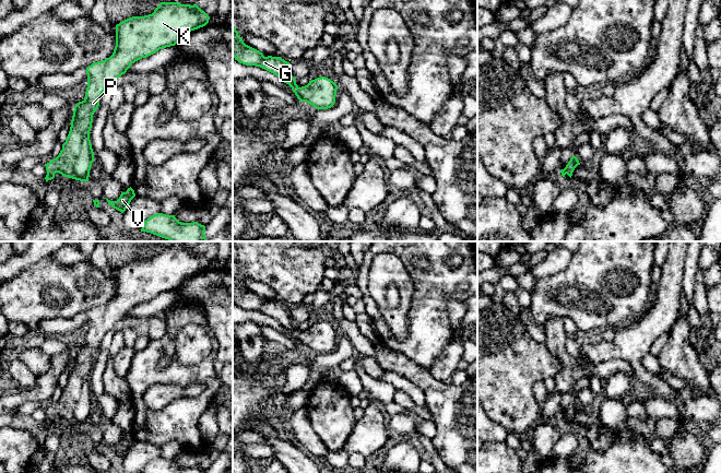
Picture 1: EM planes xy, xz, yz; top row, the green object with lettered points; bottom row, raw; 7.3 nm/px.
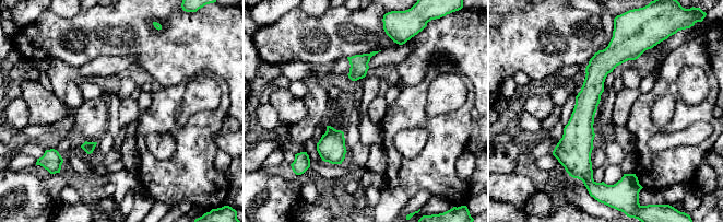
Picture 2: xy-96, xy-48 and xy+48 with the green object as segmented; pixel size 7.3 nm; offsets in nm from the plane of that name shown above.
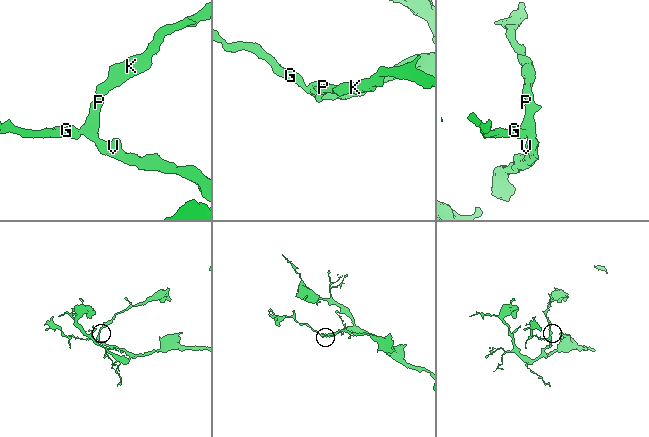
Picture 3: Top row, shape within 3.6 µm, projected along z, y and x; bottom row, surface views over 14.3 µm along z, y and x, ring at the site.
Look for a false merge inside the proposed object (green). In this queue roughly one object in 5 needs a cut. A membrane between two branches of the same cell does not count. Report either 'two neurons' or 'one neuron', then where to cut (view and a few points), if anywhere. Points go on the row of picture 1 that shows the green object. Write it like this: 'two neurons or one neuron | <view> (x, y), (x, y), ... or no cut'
one neuron | no cut

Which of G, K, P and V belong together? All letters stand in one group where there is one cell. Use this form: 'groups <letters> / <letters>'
groups G K P V

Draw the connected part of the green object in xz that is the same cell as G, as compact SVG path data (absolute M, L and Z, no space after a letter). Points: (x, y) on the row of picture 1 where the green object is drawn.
M233 27L233 57L243 64L260 67L275 74L292 87L300 102L306 102L316 109L328 109L335 103L338 85L333 81L321 76L299 87L292 75L289 62L281 57L264 57L259 50L246 45L235 27Z

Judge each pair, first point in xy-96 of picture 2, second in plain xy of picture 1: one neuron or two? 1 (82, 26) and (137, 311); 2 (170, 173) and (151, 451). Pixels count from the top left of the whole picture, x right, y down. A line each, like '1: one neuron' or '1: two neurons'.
1: two neurons
2: two neurons

